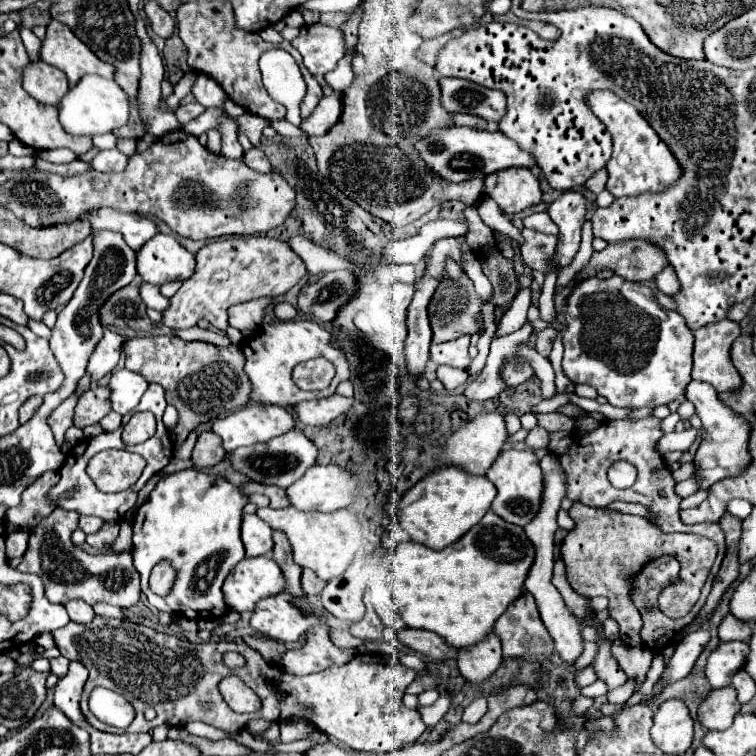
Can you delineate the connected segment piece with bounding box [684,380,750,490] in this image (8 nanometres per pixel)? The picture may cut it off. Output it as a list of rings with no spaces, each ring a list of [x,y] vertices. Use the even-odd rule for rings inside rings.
[[[690,382],[686,388],[686,400],[690,400],[696,406],[696,414],[702,420],[704,426],[704,438],[700,442],[700,448],[694,456],[694,474],[700,478],[698,488],[708,490],[714,482],[740,474],[750,464],[750,454],[746,452],[748,438],[750,438],[750,426],[748,422],[742,422],[742,416],[734,414],[730,408],[726,408],[720,400],[716,390],[706,382]]]

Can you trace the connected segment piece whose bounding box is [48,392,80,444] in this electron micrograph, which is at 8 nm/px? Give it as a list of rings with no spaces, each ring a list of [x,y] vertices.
[[[74,392],[70,398],[66,398],[66,400],[52,412],[52,416],[50,416],[50,420],[48,420],[48,424],[50,424],[50,428],[52,428],[52,432],[54,432],[54,438],[56,438],[58,444],[64,440],[64,432],[72,426],[74,406],[76,406],[78,398],[80,398],[80,394]]]

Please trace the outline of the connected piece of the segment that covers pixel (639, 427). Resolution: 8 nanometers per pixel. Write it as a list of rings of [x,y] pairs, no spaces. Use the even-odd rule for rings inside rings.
[[[652,416],[642,418],[640,424],[636,424],[636,422],[628,420],[628,418],[626,420],[608,420],[608,422],[600,424],[596,430],[592,430],[588,434],[574,434],[574,440],[568,446],[568,452],[558,456],[560,466],[562,466],[564,474],[566,474],[566,496],[572,502],[582,502],[582,504],[596,506],[596,508],[604,508],[614,500],[638,502],[638,504],[646,506],[648,510],[652,510],[654,514],[660,516],[656,520],[656,524],[664,533],[696,532],[696,534],[702,534],[702,536],[714,540],[716,546],[718,546],[718,556],[716,556],[716,562],[714,562],[714,566],[710,570],[710,576],[708,576],[708,582],[706,582],[706,584],[712,584],[712,580],[714,580],[714,576],[716,576],[716,572],[720,568],[720,562],[724,558],[724,552],[726,552],[724,534],[722,534],[720,526],[712,524],[712,522],[686,526],[680,520],[679,506],[682,499],[676,496],[676,492],[674,492],[676,482],[674,482],[670,470],[666,468],[664,458],[656,450],[656,440],[660,436],[662,436],[660,420],[652,418]],[[618,460],[626,460],[626,462],[634,464],[636,470],[638,470],[638,480],[628,490],[614,488],[606,478],[608,466],[612,466]]]

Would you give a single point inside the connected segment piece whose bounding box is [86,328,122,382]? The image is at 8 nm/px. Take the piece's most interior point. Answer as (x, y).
(104, 359)

